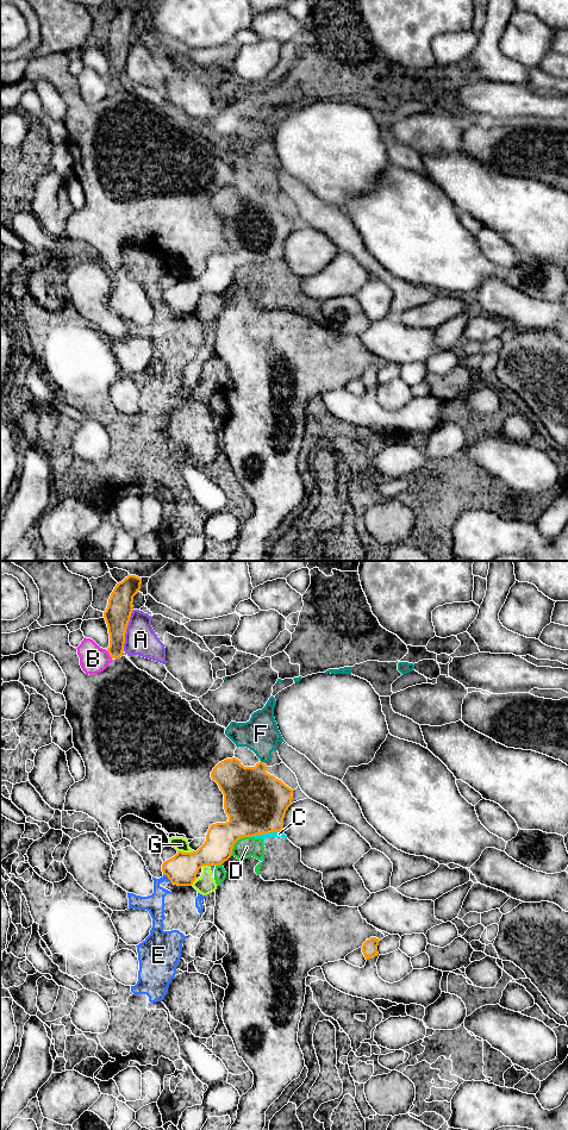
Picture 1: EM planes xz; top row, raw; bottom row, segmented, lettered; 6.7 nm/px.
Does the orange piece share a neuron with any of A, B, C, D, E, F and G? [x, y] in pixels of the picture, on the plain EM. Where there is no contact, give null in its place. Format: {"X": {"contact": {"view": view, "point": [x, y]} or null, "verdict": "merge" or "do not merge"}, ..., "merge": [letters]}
{"A": {"contact": {"view": "xz", "point": [125, 58]}, "verdict": "do not merge"}, "B": {"contact": {"view": "xz", "point": [108, 81]}, "verdict": "do not merge"}, "C": {"contact": {"view": "xz", "point": [266, 261]}, "verdict": "do not merge"}, "D": {"contact": {"view": "xz", "point": [237, 268]}, "verdict": "do not merge"}, "E": {"contact": {"view": "xz", "point": [168, 306]}, "verdict": "do not merge"}, "F": {"contact": {"view": "xz", "point": [263, 191]}, "verdict": "do not merge"}, "G": {"contact": {"view": "xz", "point": [186, 281]}, "verdict": "do not merge"}, "merge": []}

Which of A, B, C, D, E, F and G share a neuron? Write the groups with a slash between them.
A B F / C D G / E

